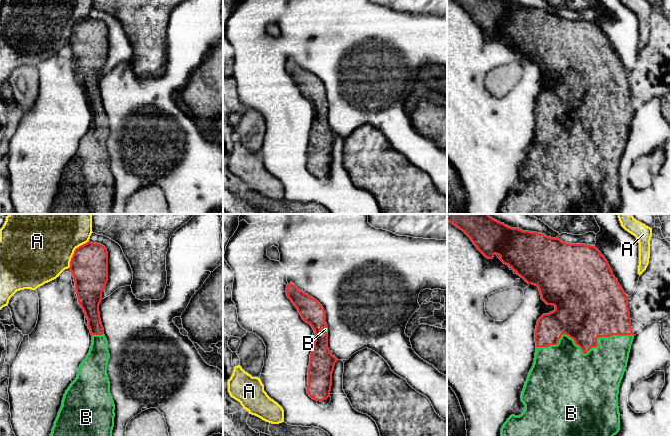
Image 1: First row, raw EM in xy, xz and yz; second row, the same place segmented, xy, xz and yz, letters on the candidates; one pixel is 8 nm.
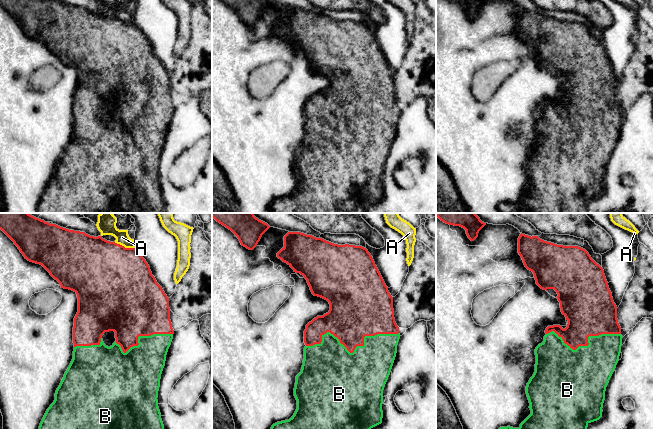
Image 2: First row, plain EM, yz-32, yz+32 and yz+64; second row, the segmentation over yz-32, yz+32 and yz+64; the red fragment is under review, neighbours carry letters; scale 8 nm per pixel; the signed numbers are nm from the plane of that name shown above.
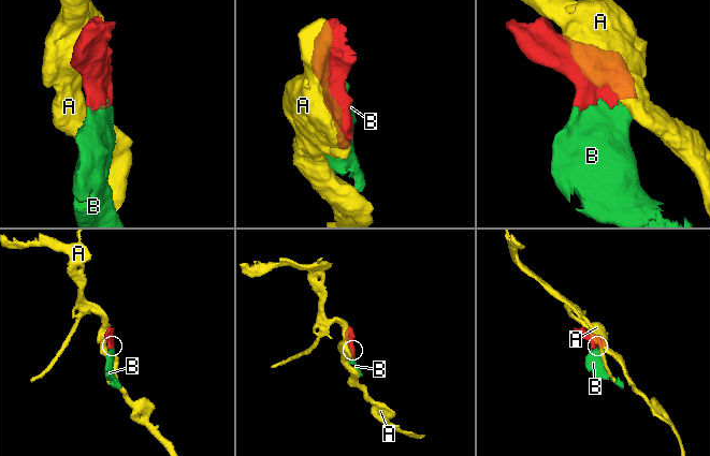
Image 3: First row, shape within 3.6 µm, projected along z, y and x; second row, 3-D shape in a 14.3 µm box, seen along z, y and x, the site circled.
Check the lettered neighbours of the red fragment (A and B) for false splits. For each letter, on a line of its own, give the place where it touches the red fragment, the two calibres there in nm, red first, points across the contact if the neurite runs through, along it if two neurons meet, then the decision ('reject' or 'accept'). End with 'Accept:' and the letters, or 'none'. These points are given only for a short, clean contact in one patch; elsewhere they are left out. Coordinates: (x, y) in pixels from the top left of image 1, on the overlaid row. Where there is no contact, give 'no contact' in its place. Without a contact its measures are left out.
A: meets red in xy at (74, 252); 300 nm thick on the red side, 500 nm on the other; reject
B: meets red in yz at (585, 353); 320 nm thick on the red side, 500 nm on the other; accept
Accept: B

